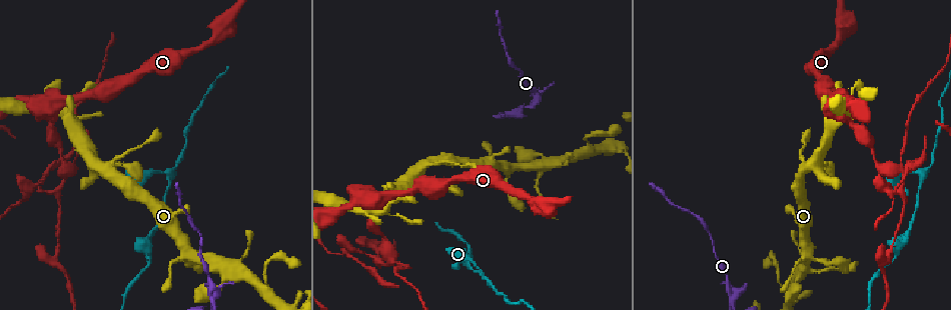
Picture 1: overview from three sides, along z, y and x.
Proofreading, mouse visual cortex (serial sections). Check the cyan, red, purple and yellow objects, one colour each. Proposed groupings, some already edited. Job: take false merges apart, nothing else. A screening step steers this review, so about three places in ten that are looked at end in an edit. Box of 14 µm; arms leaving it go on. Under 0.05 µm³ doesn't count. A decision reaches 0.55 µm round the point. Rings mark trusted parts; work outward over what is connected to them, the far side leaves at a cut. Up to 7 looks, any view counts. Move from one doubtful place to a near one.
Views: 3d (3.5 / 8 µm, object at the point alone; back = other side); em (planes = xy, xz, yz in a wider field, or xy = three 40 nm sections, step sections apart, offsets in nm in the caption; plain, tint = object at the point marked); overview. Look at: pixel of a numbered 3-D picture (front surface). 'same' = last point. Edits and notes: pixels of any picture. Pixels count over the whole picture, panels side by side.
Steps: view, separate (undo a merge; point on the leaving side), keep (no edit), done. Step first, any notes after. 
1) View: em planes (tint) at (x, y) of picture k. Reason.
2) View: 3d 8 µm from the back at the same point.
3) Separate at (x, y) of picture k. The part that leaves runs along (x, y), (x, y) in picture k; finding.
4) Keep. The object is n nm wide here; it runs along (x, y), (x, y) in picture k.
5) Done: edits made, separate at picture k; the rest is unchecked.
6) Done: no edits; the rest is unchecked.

View: 3d 3.5 µm from the back at (921, 171) of picture 1. Three arms meet.

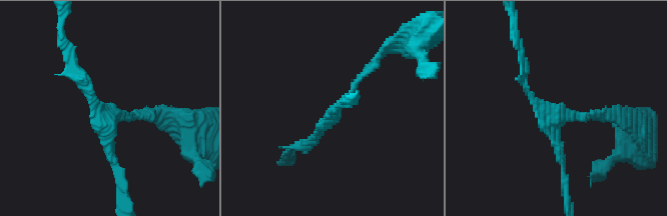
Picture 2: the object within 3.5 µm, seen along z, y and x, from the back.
View: em xy step 5 (tint) at (109, 115) of picture 2. 3 arms meet here; the arms are 100, 150, 150 nm wide.

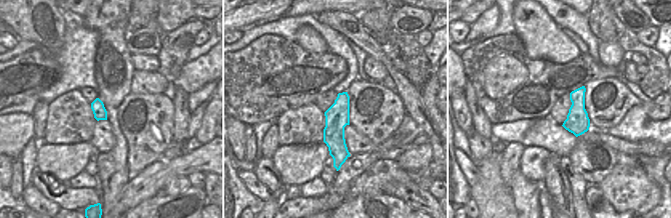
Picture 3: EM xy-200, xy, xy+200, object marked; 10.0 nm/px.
Keep. It runs along (345, 94), (338, 114), (340, 162) in picture 3; continuous, no second cell.

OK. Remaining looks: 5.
View: 3d 3.5 µm at (189, 255) of picture 1. Sharp bend.

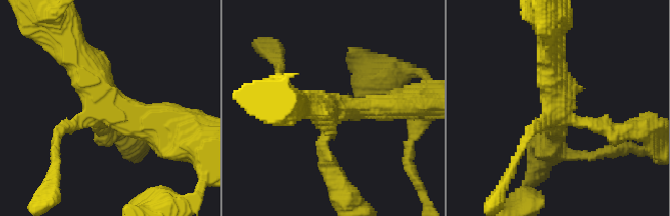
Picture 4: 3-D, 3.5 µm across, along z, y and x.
View: em xy step 1 (tint) at (106, 104) of picture 4. 4 arms meet here; the arms are 150, 200, 400, 400 nm wide.

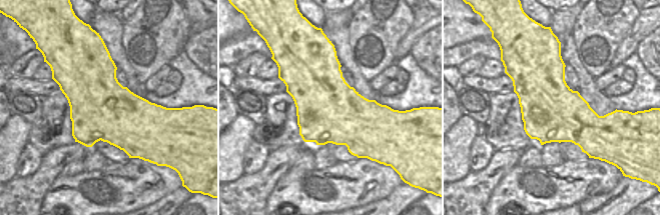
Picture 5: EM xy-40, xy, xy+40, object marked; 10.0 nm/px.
View: em xy step 3 (tint) at the same point.

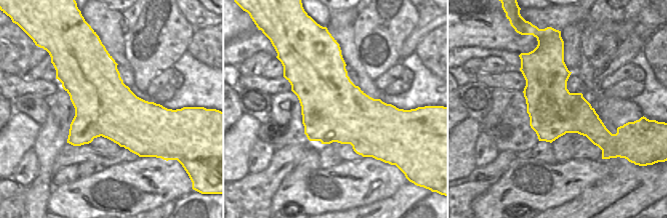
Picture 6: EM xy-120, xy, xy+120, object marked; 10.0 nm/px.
Keep. It runs along (73, 50), (116, 114), (168, 126) in picture 4; continuous, no second cell.

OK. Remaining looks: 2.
Done: no edits; the rest is unchecked.

